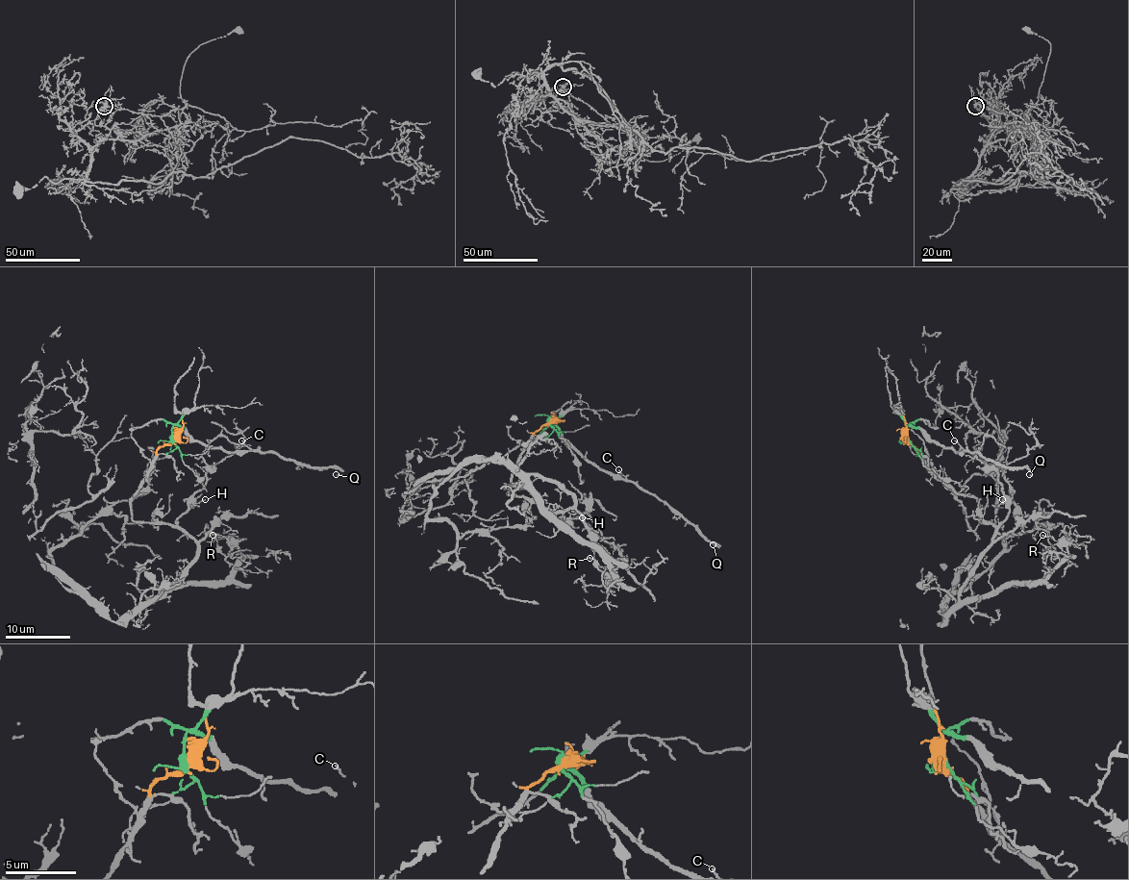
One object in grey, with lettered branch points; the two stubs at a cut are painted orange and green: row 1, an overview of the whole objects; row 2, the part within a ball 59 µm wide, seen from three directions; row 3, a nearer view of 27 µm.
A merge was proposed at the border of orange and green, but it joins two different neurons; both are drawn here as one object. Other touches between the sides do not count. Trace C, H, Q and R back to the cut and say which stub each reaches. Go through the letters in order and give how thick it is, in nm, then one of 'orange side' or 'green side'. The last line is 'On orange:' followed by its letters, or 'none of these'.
C: 110 nm | green side
H: 110 nm | orange side
Q: 100 nm | green side
R: 110 nm | orange side
On orange: H, R

